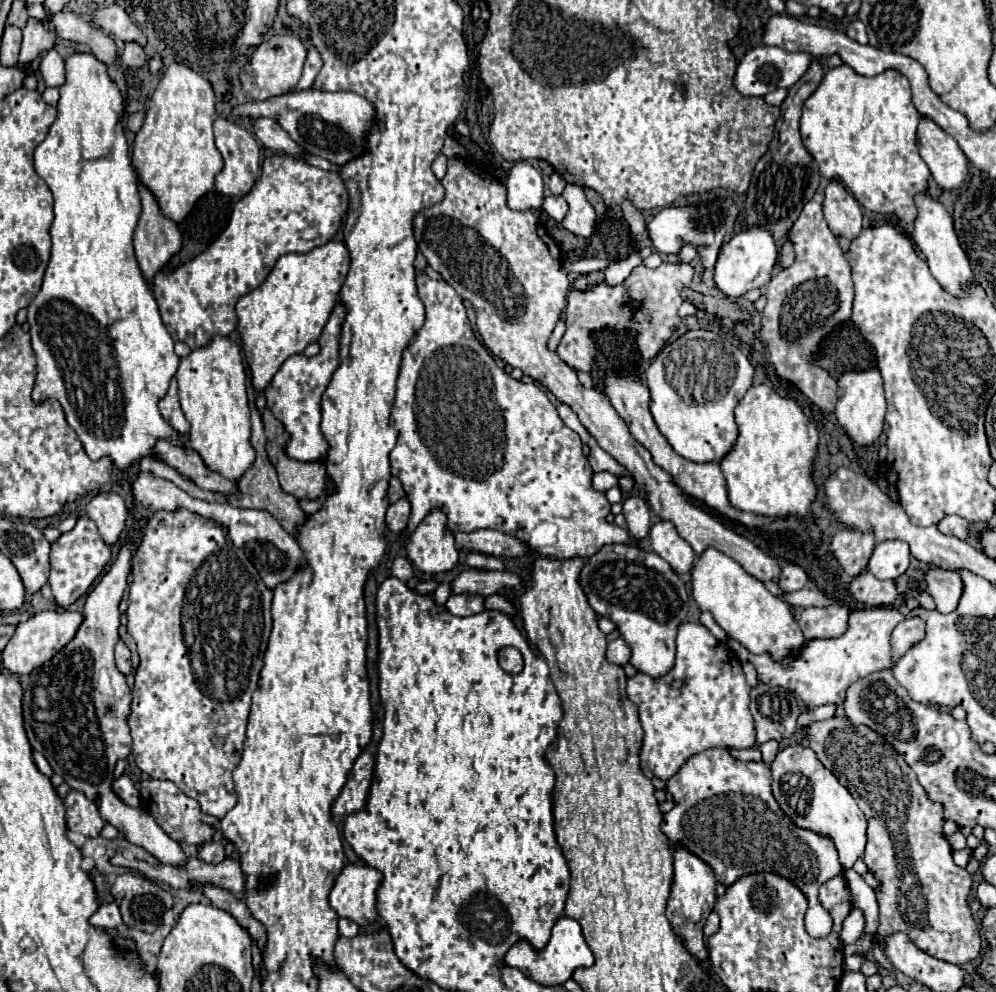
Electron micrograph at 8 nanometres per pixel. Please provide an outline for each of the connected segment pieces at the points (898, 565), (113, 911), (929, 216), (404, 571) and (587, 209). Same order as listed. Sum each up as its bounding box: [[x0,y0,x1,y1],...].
[[868,541,910,579],[90,903,124,931],[912,195,974,297],[392,557,412,581],[560,183,596,239]]

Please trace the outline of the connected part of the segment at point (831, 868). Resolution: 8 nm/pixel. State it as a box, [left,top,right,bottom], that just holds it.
[662,749,844,938]

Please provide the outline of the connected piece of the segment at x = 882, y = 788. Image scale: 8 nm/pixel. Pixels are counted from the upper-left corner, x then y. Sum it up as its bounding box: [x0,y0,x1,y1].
[806,717,980,965]

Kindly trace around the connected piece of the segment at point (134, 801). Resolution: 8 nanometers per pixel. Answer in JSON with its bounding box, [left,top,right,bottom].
[112,775,140,807]

